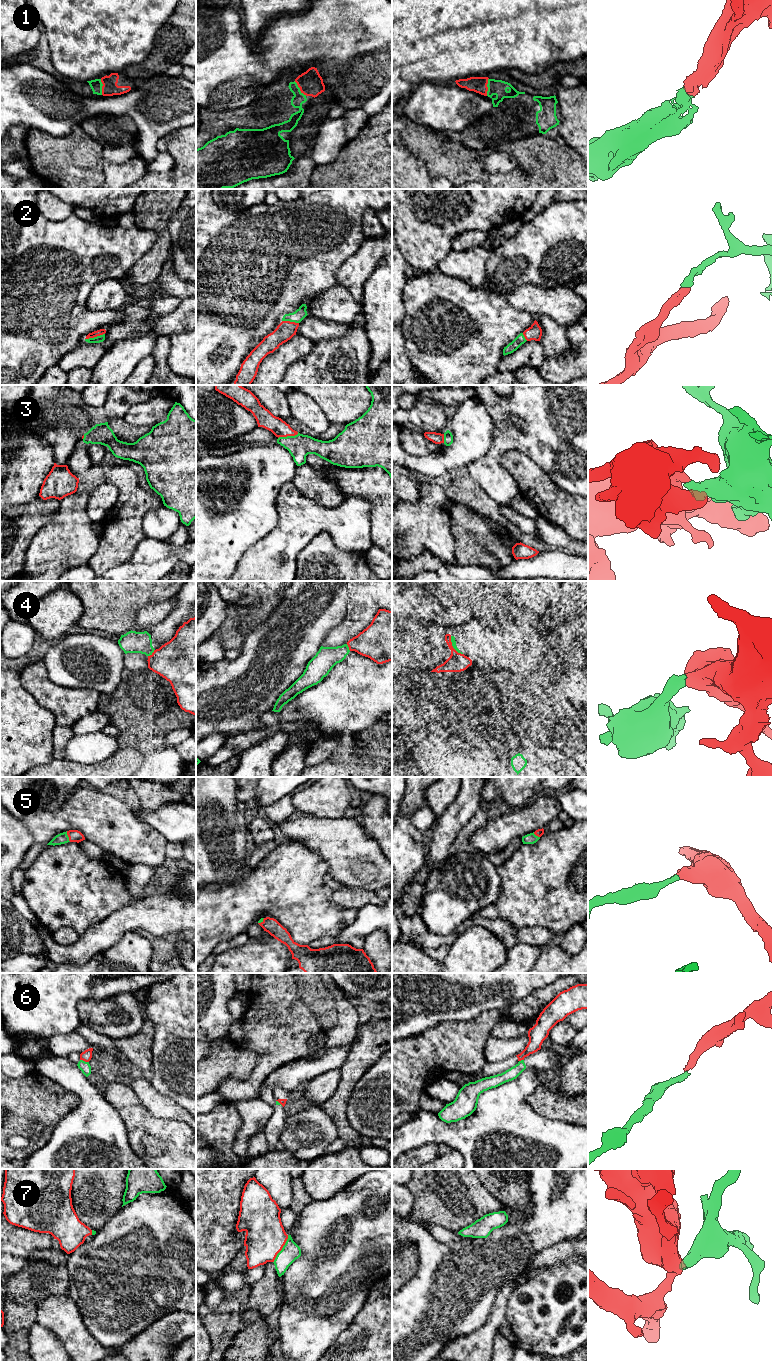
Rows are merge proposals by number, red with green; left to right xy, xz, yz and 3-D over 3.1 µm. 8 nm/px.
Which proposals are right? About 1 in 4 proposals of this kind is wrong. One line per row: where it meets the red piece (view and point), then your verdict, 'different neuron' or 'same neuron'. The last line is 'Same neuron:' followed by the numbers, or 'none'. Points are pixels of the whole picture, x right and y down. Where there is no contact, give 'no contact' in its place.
1: contact yz (487, 87); same neuron
2: contact xy (94, 336); same neuron
3: contact xz (288, 435); same neuron
4: contact yz (452, 646); same neuron
5: contact xy (68, 836); same neuron
6: contact xy (84, 1060); same neuron
7: contact xz (281, 1249); same neuron
Same neuron: 1, 2, 3, 4, 5, 6, 7

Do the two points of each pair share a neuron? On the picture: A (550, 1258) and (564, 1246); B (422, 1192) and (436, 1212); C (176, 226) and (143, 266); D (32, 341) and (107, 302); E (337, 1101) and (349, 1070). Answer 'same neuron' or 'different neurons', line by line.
A: same neuron
B: same neuron
C: different neurons
D: different neurons
E: same neuron

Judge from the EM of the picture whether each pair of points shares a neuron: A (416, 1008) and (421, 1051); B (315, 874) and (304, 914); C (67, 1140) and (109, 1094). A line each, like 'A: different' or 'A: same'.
A: different
B: same
C: different

